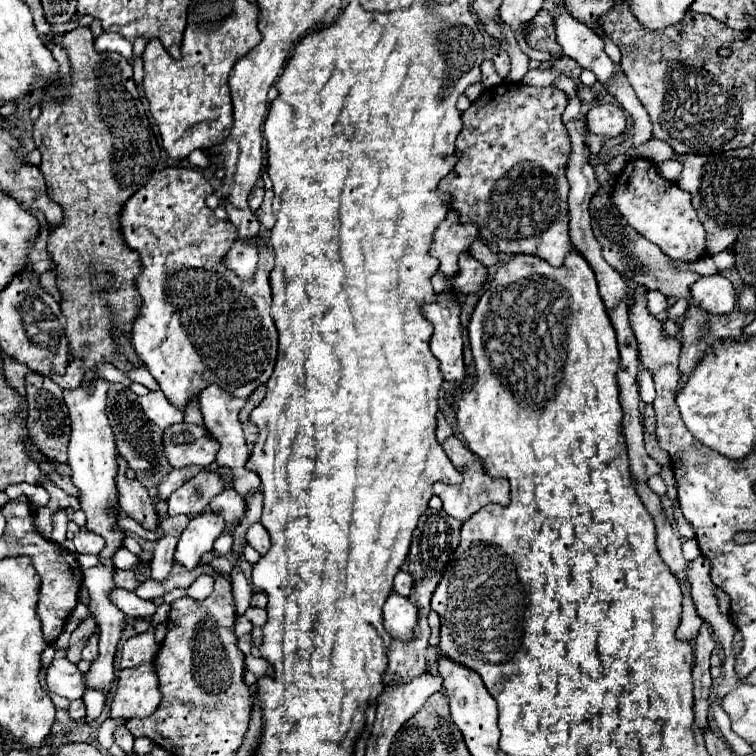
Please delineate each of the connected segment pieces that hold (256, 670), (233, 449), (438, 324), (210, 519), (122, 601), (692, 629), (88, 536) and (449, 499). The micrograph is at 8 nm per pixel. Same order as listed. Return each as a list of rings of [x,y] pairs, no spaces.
[[[247,656],[245,658],[245,668],[249,672],[253,672],[255,676],[263,676],[265,672],[271,672],[269,666],[267,666],[267,662],[263,658],[253,658],[253,656]]]
[[[209,386],[201,392],[199,396],[199,404],[201,404],[201,414],[203,414],[203,420],[205,420],[205,428],[219,440],[221,444],[221,450],[217,452],[215,456],[215,464],[219,468],[231,468],[233,470],[233,486],[235,490],[243,496],[243,498],[249,498],[253,492],[259,490],[259,484],[257,482],[251,482],[251,474],[245,470],[245,464],[249,460],[249,450],[247,450],[247,442],[245,442],[245,436],[243,436],[243,430],[241,430],[241,424],[239,424],[239,410],[245,406],[245,400],[239,400],[235,396],[229,396],[227,392],[223,392],[219,386]]]
[[[439,294],[435,304],[423,304],[423,316],[433,324],[431,352],[441,364],[441,372],[449,382],[463,382],[463,338],[461,338],[461,302],[457,296]]]
[[[205,512],[191,518],[189,526],[179,538],[175,560],[181,562],[185,568],[193,570],[199,564],[199,558],[205,552],[213,550],[213,542],[221,536],[223,528],[225,528],[225,520],[213,512]]]
[[[119,588],[119,592],[111,594],[111,598],[113,598],[113,604],[117,604],[127,616],[137,616],[137,618],[151,620],[153,614],[155,614],[155,604],[151,600],[139,598],[135,592]]]
[[[681,585],[681,590],[683,593],[683,618],[681,618],[681,624],[677,628],[677,638],[693,642],[699,634],[699,628],[701,628],[703,620],[699,620],[697,612],[695,612],[690,586]]]
[[[79,530],[73,536],[73,542],[75,542],[75,550],[79,554],[99,554],[103,550],[103,538],[89,530]]]
[[[449,436],[443,444],[443,450],[447,454],[447,458],[453,462],[453,466],[461,472],[463,476],[463,484],[457,484],[457,486],[449,486],[449,484],[435,484],[433,486],[433,492],[441,498],[443,502],[443,510],[457,518],[457,520],[467,520],[471,514],[479,512],[483,506],[487,504],[501,504],[501,506],[507,506],[509,504],[509,484],[507,480],[499,478],[499,480],[493,480],[489,478],[485,472],[483,472],[483,466],[481,466],[481,460],[463,444],[459,442],[455,436]]]

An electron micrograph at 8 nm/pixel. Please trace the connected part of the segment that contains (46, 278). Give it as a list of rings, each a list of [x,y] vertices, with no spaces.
[[[48,271],[40,275],[40,286],[43,290],[51,294],[57,302],[61,302],[61,294],[56,286],[56,274],[53,271]]]

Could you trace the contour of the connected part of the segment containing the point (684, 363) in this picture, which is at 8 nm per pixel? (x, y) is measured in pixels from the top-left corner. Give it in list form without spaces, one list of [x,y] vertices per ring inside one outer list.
[[[689,306],[685,312],[685,322],[681,326],[681,388],[687,382],[689,374],[697,366],[697,362],[705,356],[705,352],[719,340],[723,338],[743,338],[743,328],[751,324],[753,312],[743,312],[743,310],[733,310],[731,314],[723,316],[711,316],[695,306]]]

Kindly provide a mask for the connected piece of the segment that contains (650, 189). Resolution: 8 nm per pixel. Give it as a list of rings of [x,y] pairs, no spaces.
[[[647,160],[629,162],[625,172],[617,178],[613,204],[617,204],[619,212],[627,218],[629,226],[633,226],[647,240],[657,244],[667,256],[675,260],[699,260],[707,254],[705,250],[705,230],[697,218],[695,208],[691,206],[691,194],[683,192],[675,182],[663,180],[655,166]]]

